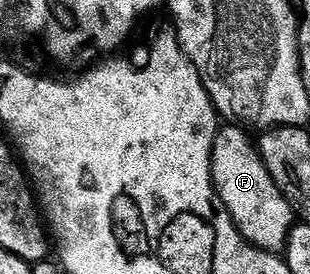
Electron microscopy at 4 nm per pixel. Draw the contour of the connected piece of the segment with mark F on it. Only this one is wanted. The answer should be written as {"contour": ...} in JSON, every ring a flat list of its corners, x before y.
{"contour":[[223,127,219,137,215,139,211,167,219,199,233,216,243,238,263,250,281,251,281,246,287,245,292,234,292,225,287,221,287,211,292,206,289,201,275,202,272,185,276,180,255,143,251,142,244,131]]}

